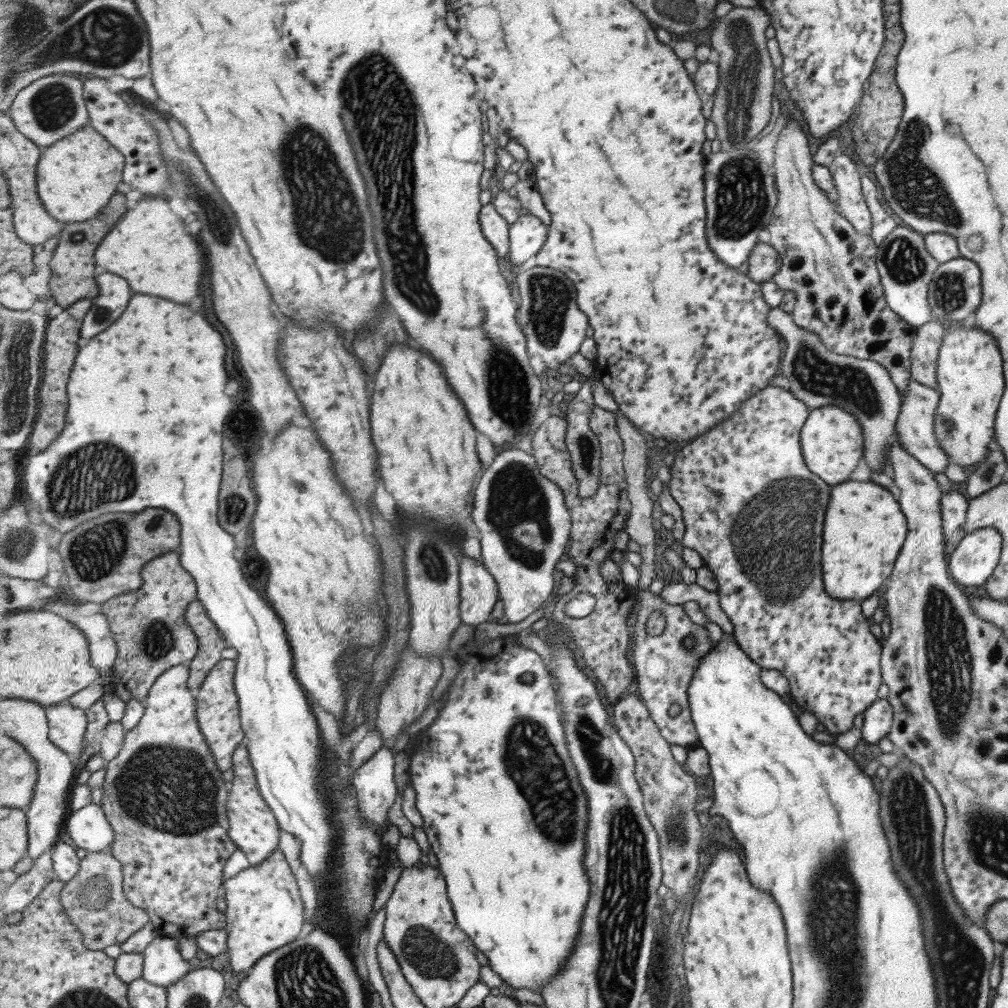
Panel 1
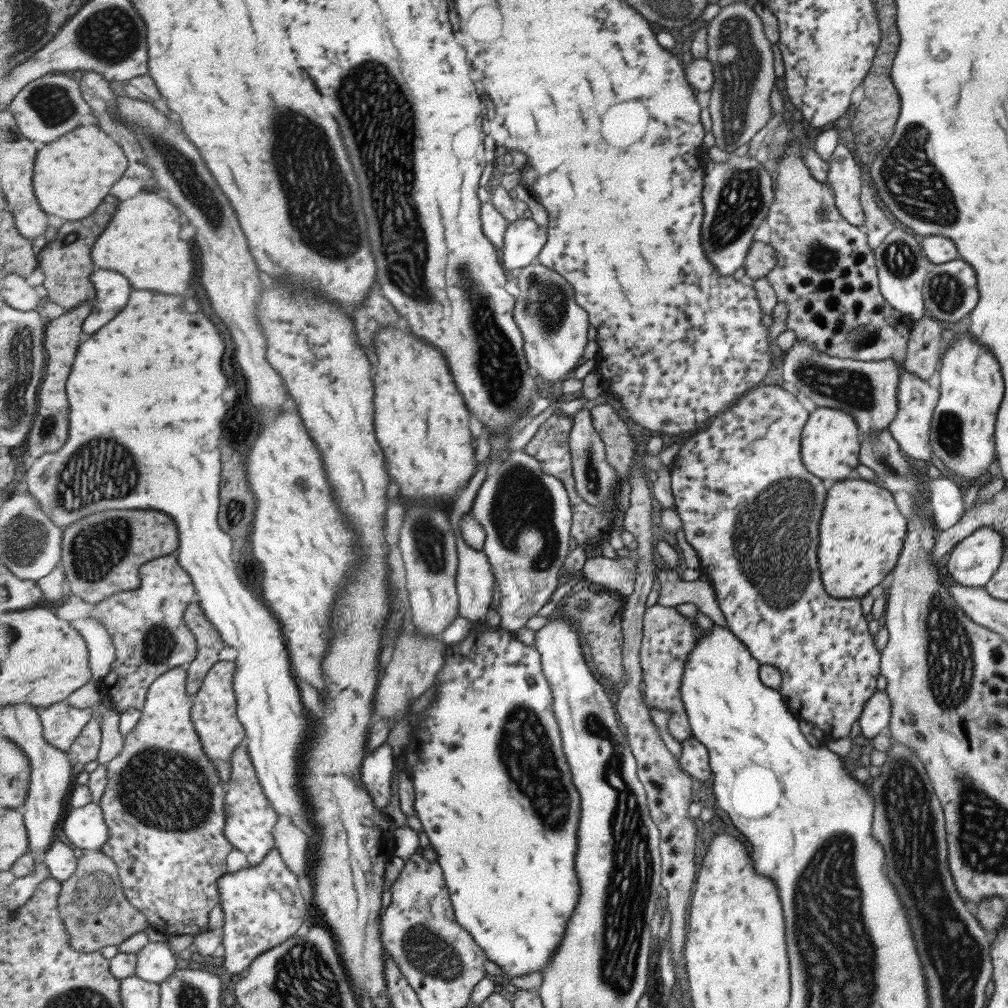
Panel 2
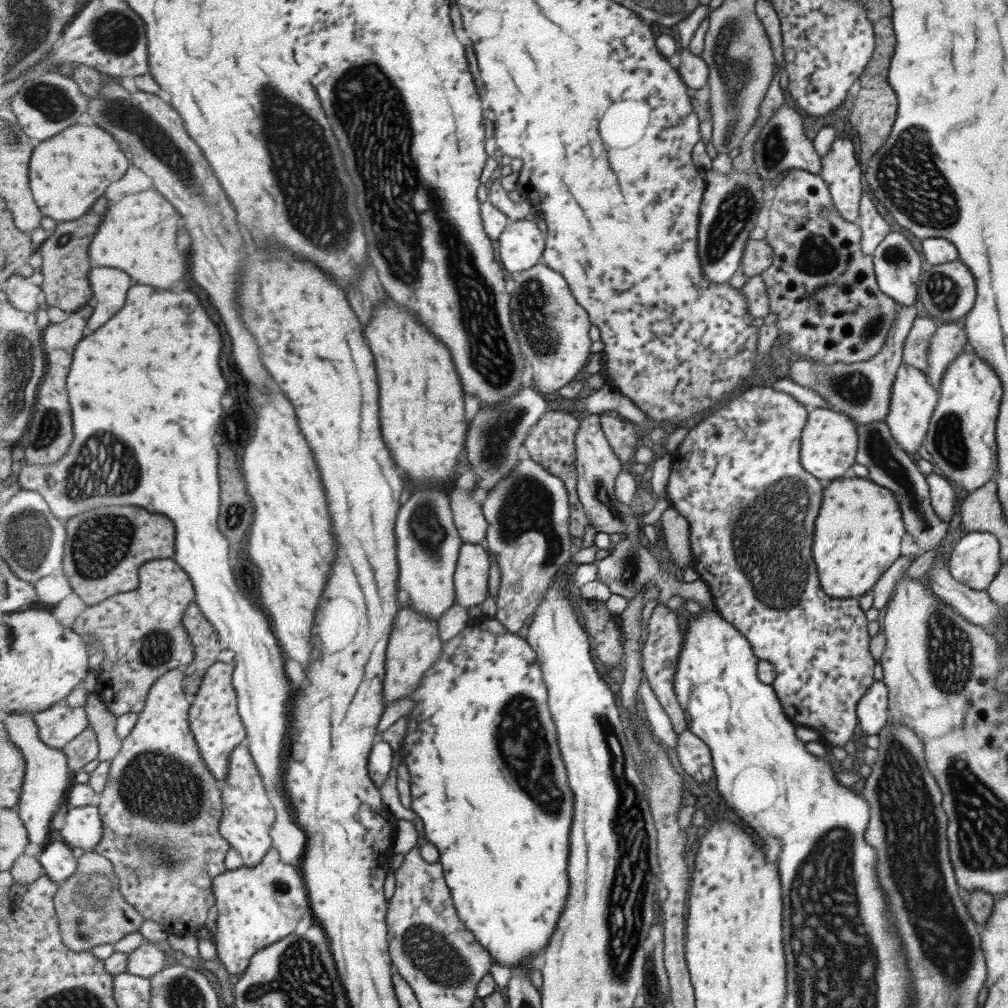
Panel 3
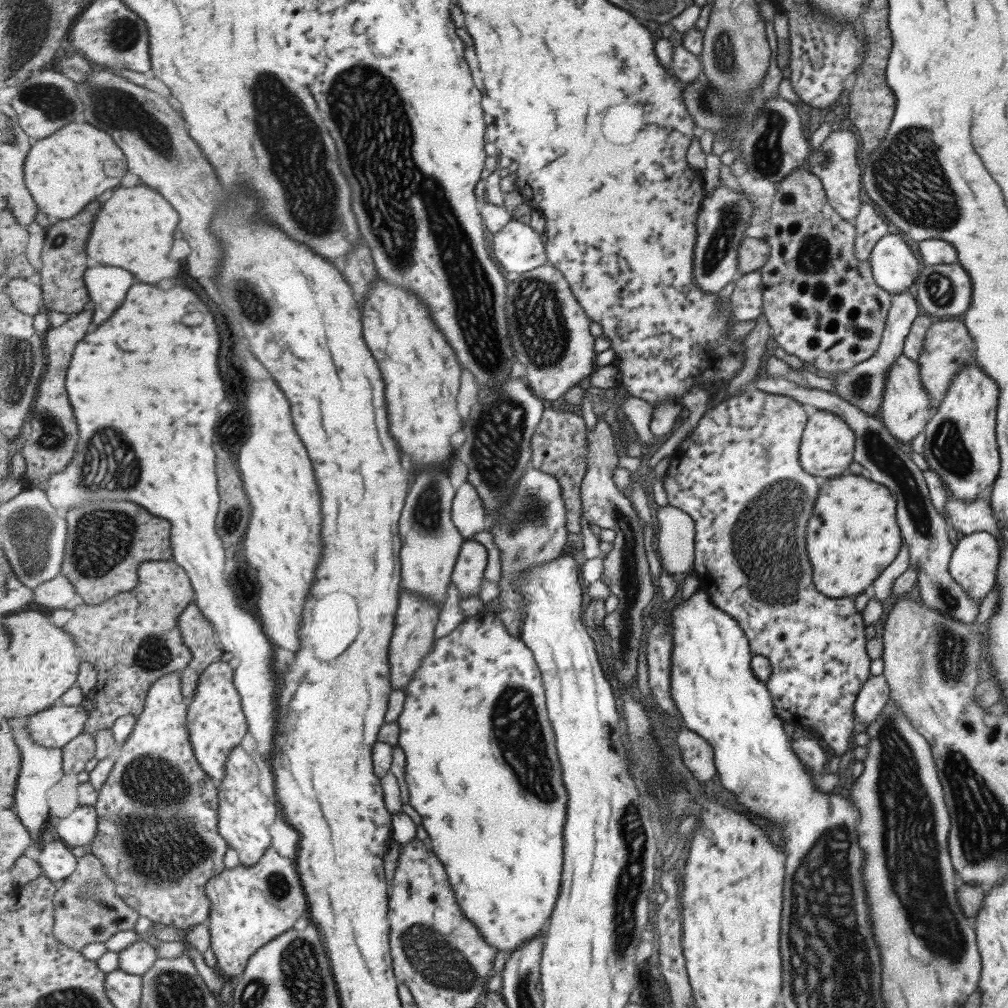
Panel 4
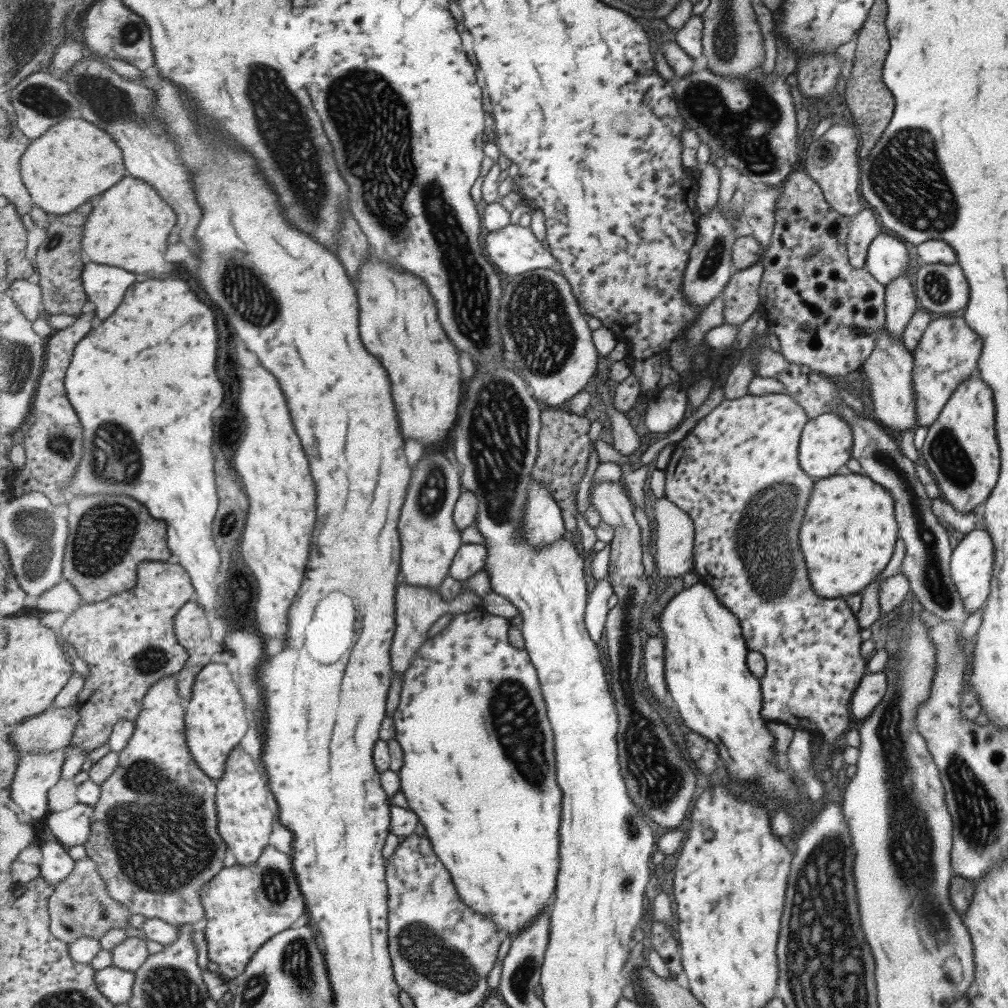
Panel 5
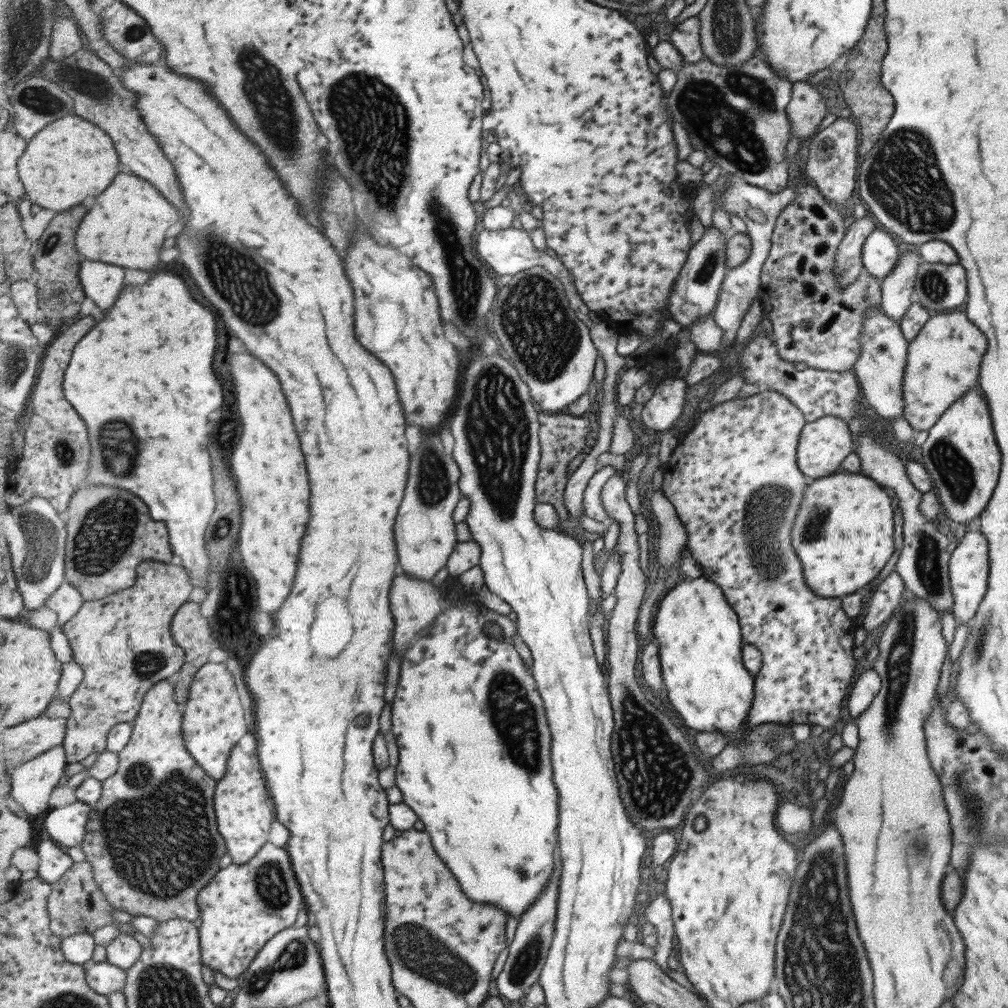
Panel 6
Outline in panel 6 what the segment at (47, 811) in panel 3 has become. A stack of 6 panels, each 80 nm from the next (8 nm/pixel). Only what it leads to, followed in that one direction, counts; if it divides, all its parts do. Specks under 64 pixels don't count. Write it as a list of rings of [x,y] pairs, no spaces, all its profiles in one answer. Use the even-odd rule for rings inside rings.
[[[59,745],[16,768],[11,774],[10,803],[30,818],[51,808],[51,793],[68,764],[65,747]]]

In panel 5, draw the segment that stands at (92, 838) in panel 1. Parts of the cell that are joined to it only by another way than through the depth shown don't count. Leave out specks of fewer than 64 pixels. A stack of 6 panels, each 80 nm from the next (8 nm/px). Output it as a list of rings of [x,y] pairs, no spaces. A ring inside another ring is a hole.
[[[77,803],[72,809],[51,812],[46,819],[50,832],[67,848],[85,845],[91,838],[94,806]]]

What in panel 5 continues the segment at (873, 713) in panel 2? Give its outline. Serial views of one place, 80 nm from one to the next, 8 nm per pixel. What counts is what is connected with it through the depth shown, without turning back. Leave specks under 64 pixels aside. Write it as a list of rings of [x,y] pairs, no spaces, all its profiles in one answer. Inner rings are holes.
[[[882,672],[865,673],[850,696],[849,710],[854,718],[863,720],[880,701],[885,692],[885,675]]]

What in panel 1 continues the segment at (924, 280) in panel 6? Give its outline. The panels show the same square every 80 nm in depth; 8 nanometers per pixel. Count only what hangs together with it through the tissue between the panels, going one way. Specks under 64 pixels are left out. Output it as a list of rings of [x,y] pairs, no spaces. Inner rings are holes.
[[[955,257],[945,263],[938,264],[927,283],[927,304],[932,316],[938,320],[949,322],[963,320],[977,308],[982,292],[980,291],[980,272],[975,263],[967,258]]]

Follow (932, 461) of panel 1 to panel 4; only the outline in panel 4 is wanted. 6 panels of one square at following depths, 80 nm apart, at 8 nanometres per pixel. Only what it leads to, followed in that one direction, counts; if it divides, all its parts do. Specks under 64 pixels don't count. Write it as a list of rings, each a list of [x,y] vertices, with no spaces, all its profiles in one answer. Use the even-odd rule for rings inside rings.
[[[901,352],[888,366],[887,372],[884,374],[882,397],[877,417],[891,436],[894,436],[900,444],[907,444],[913,440],[916,434],[924,430],[930,414],[930,398],[918,379],[918,364]]]

